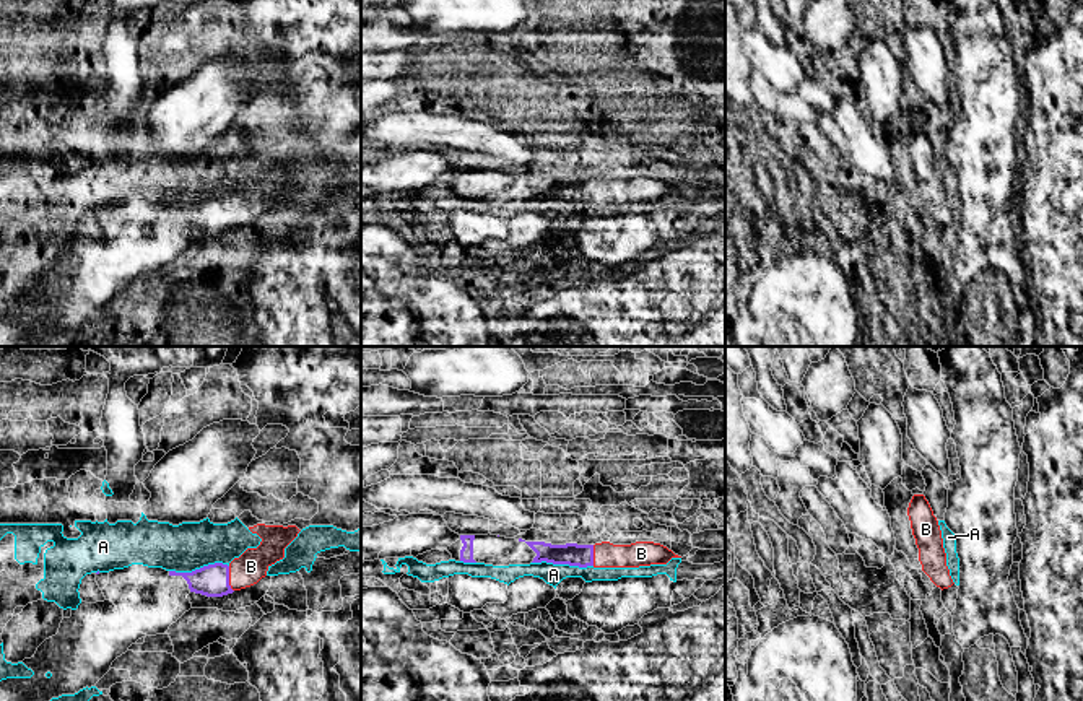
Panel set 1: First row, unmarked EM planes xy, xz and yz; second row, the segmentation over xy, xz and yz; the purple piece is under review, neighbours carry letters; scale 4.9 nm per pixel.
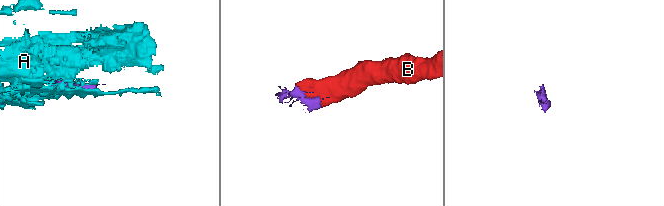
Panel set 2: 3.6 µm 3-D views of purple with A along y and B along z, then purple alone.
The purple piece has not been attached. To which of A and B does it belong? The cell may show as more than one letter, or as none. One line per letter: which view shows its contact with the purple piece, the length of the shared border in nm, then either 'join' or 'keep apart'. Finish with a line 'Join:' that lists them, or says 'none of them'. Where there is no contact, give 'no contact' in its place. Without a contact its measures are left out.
A: contact in xz; length 300 nm; keep apart
B: contact in xy; length 130 nm; join
Join: B

